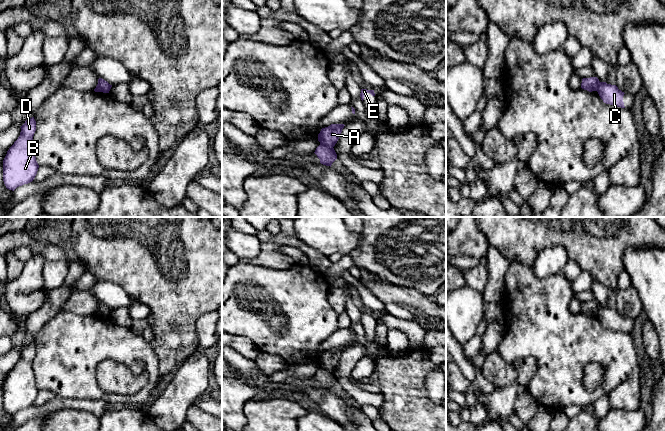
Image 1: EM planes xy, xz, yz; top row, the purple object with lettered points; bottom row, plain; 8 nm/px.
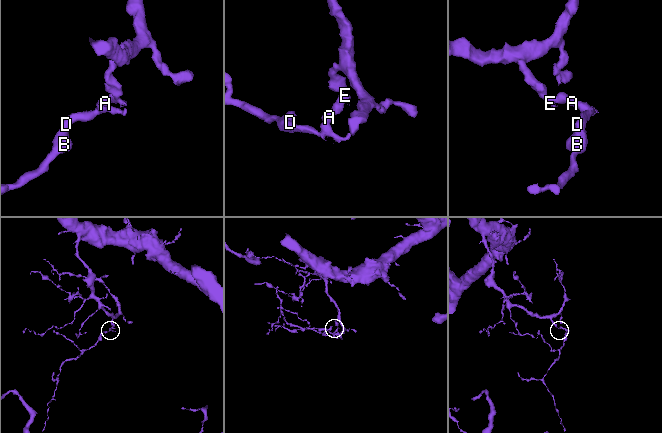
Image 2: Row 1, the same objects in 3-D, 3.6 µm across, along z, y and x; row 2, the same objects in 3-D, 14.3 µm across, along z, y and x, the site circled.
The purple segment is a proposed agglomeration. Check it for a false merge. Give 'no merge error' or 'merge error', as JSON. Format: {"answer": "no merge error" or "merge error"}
{"answer": "merge error"}

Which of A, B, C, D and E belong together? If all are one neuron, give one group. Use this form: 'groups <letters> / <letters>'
groups A E / B C D

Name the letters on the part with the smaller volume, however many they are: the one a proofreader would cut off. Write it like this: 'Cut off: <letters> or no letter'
Cut off: B, C, D

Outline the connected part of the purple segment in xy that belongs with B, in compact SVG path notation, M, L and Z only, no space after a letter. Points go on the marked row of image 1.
M34 117L26 120L20 128L20 136L3 160L3 181L6 188L12 191L32 182L39 168L33 148L33 136L36 131Z

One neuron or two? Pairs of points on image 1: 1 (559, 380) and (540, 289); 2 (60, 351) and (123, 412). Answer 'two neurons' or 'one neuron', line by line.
1: one neuron
2: two neurons

